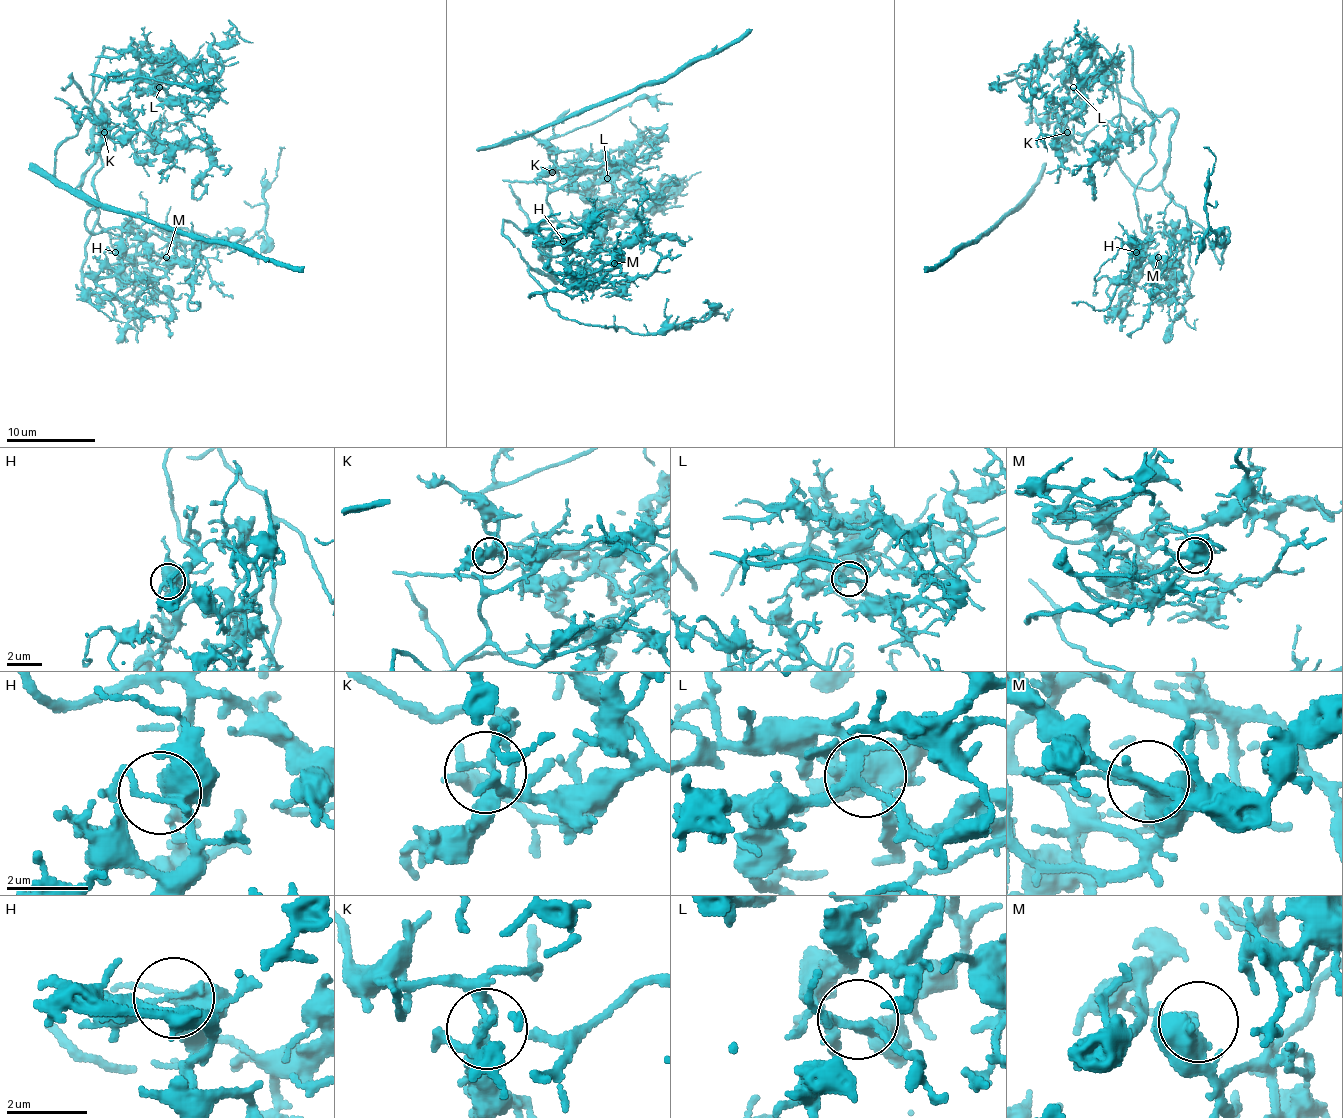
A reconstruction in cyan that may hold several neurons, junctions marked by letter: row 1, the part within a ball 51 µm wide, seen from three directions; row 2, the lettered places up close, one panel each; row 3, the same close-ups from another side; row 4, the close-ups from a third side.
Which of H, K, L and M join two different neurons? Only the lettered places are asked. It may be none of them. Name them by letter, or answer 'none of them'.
none of them

